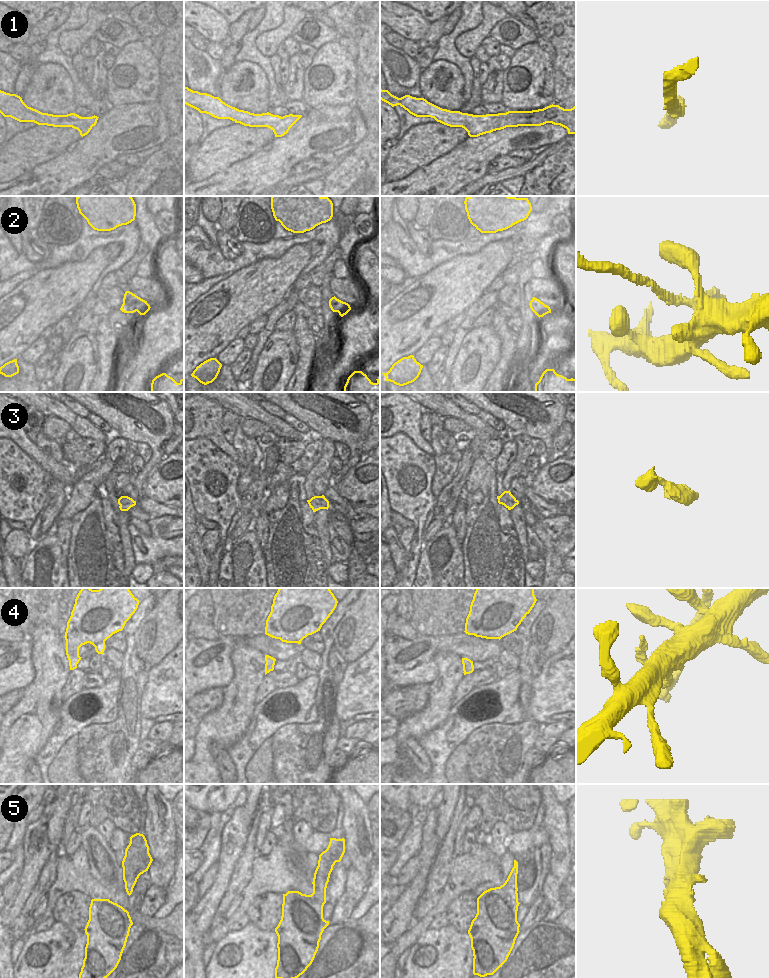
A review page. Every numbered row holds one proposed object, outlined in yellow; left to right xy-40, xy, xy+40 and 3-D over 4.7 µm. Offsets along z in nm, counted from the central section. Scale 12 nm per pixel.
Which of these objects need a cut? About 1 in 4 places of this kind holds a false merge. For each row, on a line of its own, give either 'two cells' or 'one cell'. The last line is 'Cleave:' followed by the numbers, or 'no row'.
1: one cell
2: two cells
3: two cells
4: two cells
5: one cell
Cleave: 2, 3, 4

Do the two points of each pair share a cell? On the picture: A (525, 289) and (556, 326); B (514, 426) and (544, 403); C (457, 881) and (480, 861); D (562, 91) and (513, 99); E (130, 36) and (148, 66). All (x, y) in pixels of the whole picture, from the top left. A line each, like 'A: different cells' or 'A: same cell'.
A: different cells
B: same cell
C: same cell
D: different cells
E: different cells

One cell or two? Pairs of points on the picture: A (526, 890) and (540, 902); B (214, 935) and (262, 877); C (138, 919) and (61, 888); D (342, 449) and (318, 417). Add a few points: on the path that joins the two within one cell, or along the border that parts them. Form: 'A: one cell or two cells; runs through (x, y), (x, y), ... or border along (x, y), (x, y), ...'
A: two cells; border along (541, 893), (530, 906)
B: one cell; runs through (229, 922), (243, 908), (250, 892)
C: one cell; runs through (120, 900), (89, 885), (80, 885)
D: two cells; border along (335, 440), (343, 442), (349, 450), (344, 462)

